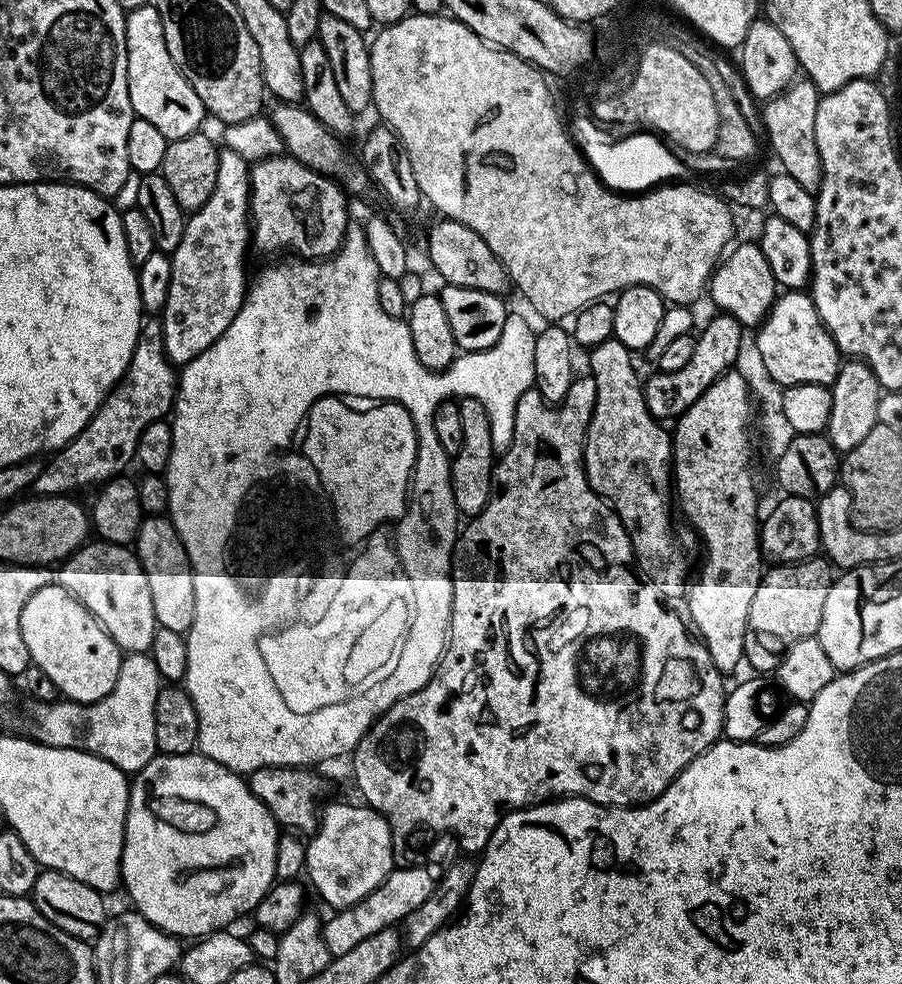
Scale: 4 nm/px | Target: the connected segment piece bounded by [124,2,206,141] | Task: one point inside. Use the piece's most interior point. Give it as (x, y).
(159, 93)

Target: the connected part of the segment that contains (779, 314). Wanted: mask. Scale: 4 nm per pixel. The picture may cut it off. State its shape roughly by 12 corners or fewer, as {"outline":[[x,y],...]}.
{"outline":[[781,291],[756,334],[779,386],[830,386],[842,353],[807,291]]}

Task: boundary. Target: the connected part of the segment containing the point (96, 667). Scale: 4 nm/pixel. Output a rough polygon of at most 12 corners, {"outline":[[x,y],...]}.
{"outline":[[68,589],[30,594],[20,625],[63,699],[114,690],[122,650]]}

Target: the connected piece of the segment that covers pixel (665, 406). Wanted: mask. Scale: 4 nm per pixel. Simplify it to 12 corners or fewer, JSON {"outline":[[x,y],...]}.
{"outline":[[716,317],[682,370],[643,381],[648,413],[683,416],[740,356],[742,326]]}

